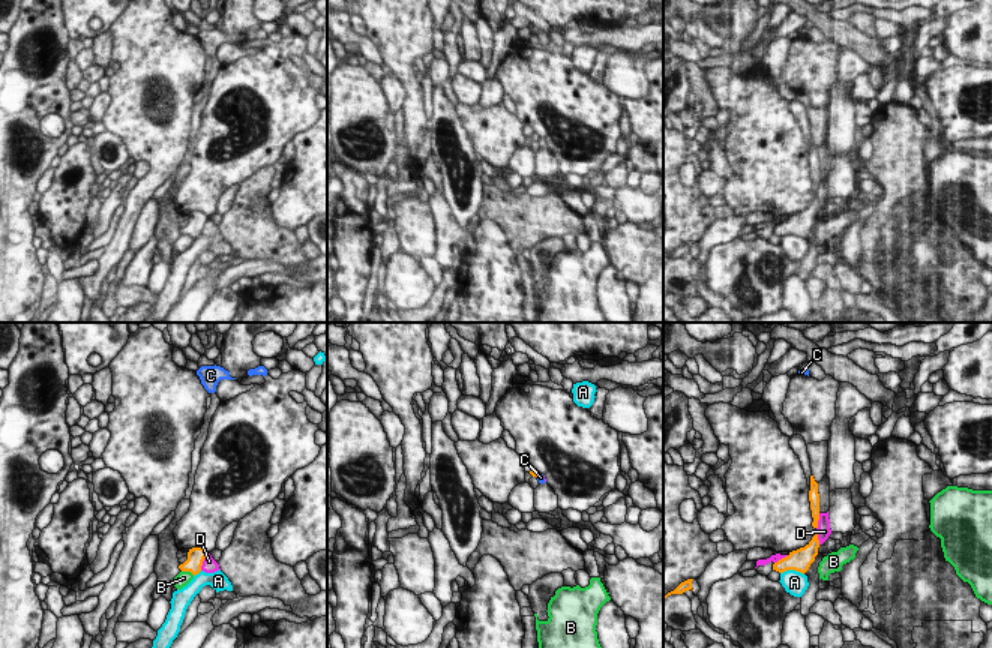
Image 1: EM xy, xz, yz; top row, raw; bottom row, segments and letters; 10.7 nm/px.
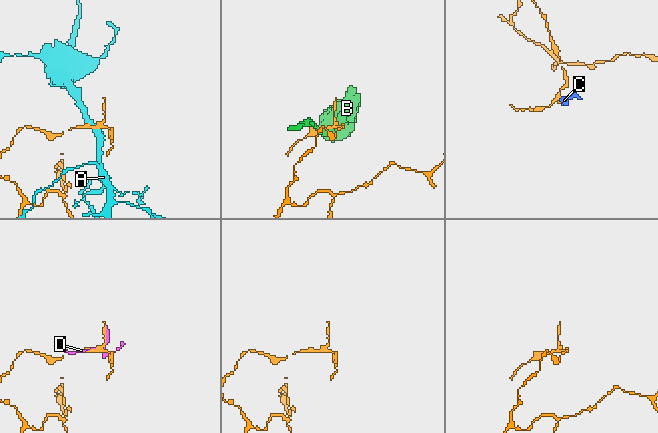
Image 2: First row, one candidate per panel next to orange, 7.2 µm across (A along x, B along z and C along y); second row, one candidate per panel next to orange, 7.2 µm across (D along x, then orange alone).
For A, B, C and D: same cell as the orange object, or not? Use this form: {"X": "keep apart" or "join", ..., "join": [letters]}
{"A": "keep apart", "B": "keep apart", "C": "keep apart", "D": "keep apart", "join": []}

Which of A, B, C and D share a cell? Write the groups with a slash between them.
A / B / C D

